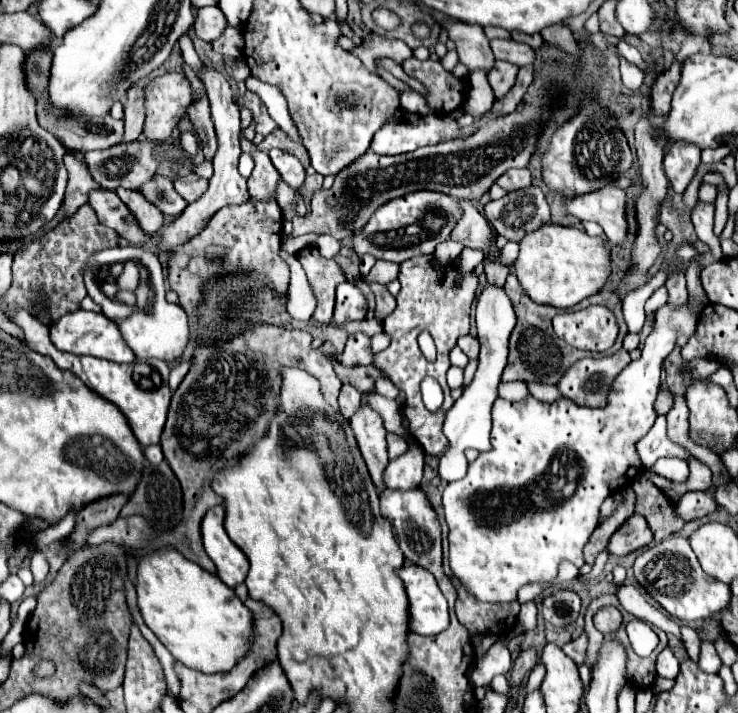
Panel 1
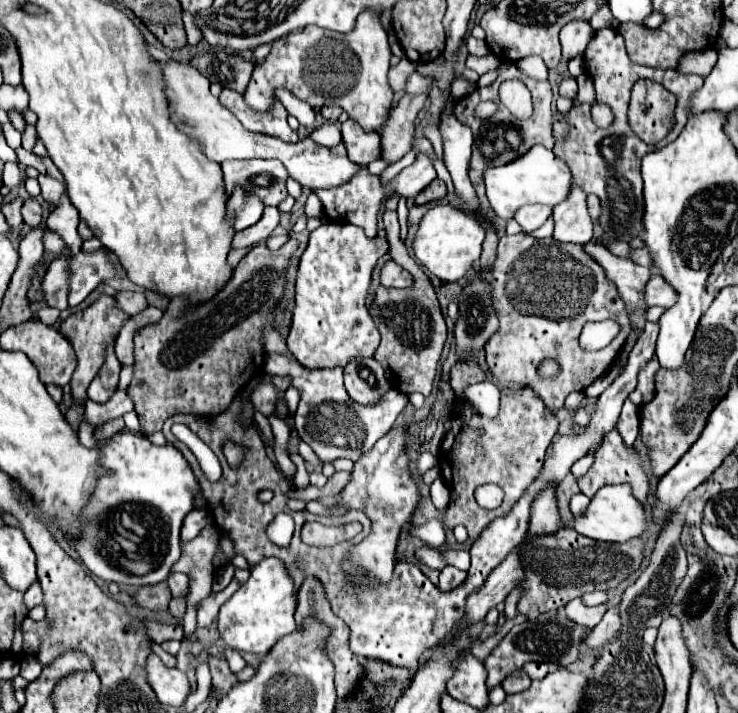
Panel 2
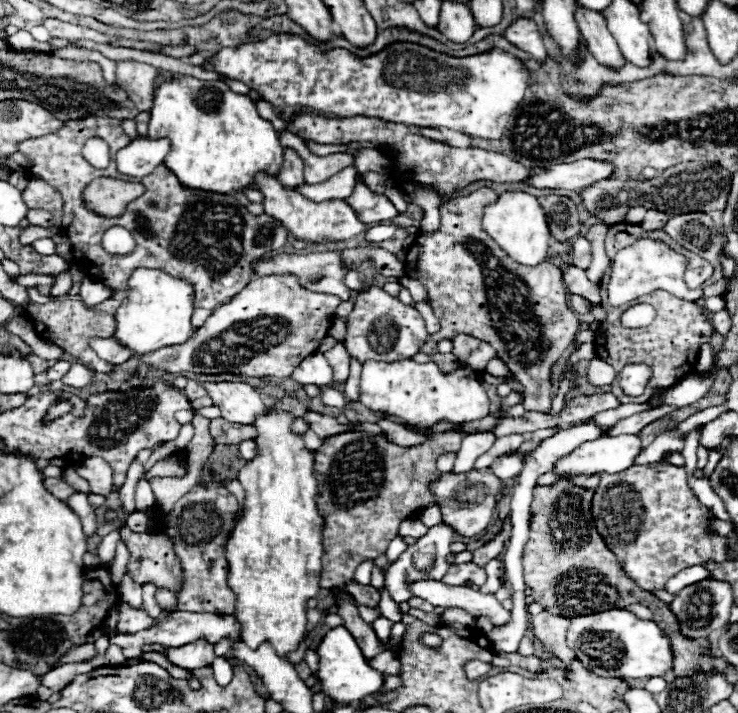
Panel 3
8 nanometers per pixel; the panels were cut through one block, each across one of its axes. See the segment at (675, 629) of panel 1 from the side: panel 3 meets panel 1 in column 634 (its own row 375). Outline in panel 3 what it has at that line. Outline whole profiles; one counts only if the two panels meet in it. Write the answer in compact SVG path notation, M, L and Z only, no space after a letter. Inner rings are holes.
M592 358L590 360L590 366L588 366L588 380L590 380L590 384L594 384L594 386L608 386L608 384L614 382L614 378L616 378L616 370L608 362L604 362L600 358Z

